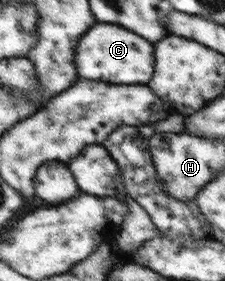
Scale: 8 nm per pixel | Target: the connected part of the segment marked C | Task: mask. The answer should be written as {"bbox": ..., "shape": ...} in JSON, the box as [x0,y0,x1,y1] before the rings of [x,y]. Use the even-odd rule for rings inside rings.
{"bbox":[81,23,155,84],"shape":[[[97,23],[97,28],[81,40],[81,78],[105,80],[113,84],[147,84],[155,70],[153,44],[117,24]]]}

